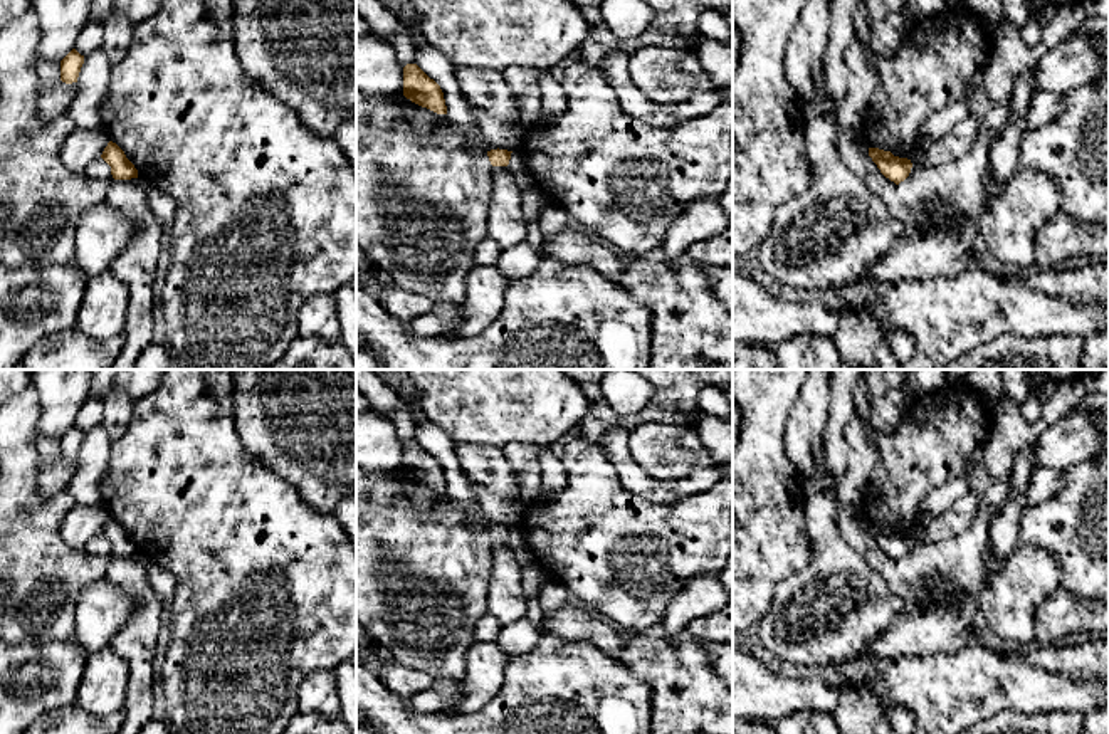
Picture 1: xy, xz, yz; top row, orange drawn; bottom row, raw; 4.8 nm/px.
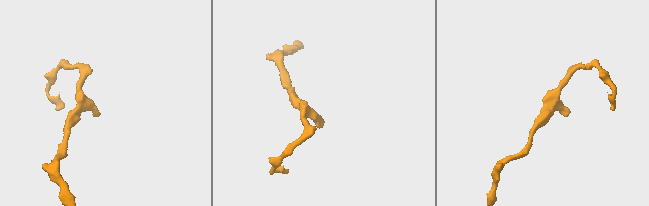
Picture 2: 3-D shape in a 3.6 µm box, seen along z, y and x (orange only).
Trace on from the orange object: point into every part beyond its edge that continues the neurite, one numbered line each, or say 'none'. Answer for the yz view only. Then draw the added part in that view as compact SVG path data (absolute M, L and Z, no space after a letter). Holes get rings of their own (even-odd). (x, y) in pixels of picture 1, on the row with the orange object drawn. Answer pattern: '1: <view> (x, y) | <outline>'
none

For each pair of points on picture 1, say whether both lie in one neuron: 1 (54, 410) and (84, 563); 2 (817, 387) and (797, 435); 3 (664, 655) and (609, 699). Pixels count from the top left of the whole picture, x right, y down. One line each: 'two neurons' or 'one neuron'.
1: two neurons
2: one neuron
3: two neurons

